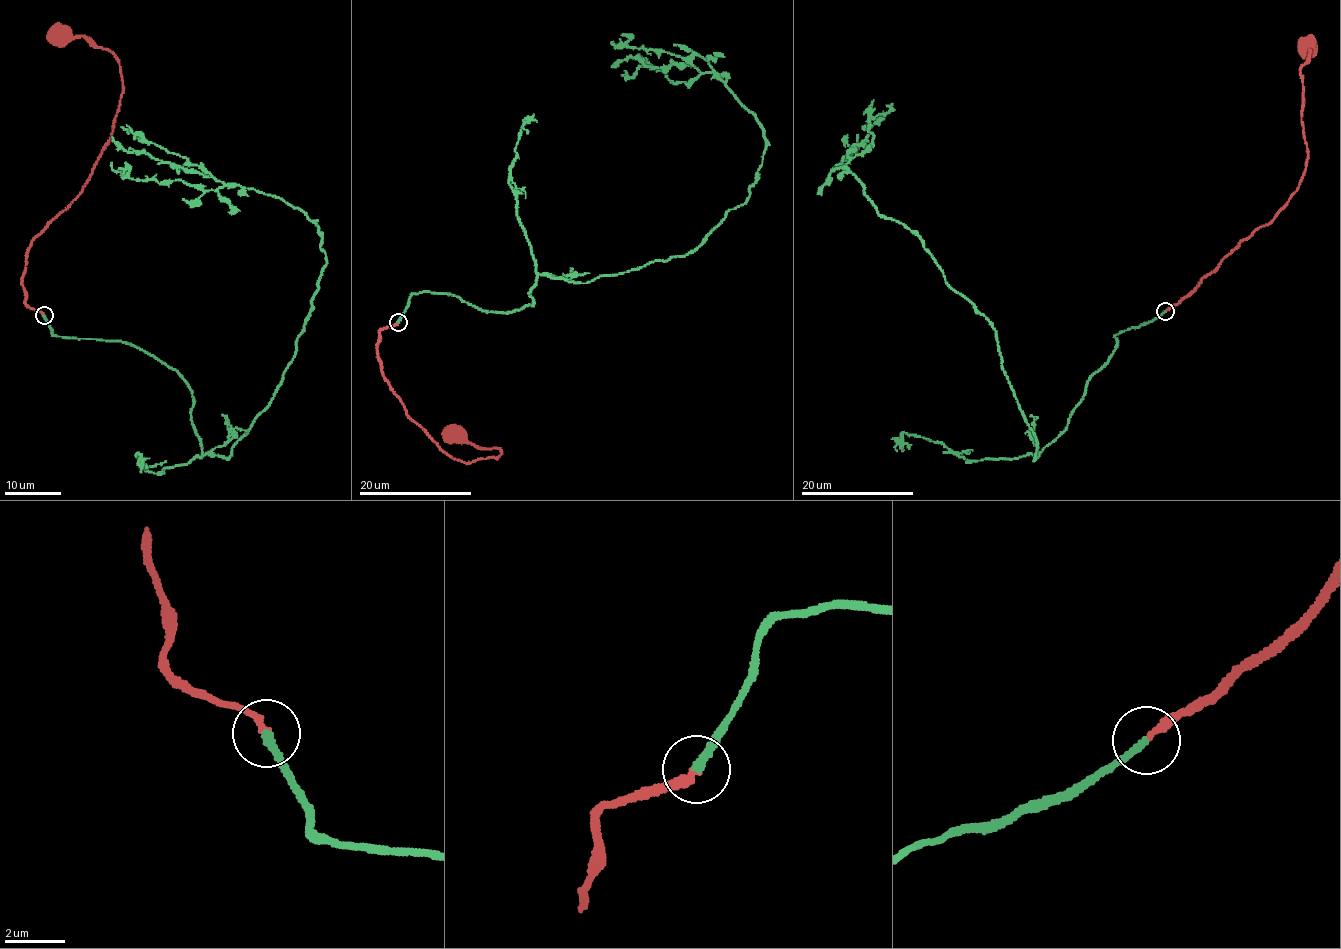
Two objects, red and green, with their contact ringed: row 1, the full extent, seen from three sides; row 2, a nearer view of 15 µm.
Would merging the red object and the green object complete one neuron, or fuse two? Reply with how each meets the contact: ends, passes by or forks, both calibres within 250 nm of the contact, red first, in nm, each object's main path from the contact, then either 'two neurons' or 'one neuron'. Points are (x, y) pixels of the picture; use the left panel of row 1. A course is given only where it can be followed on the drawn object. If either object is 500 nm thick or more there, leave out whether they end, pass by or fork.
red ends; green ends; calibres 240 and 240 nm; course red (44, 316), (25, 301), (31, 241), (81, 191), (109, 138), (122, 93), (119, 59), (83, 37), (57, 34); course green (44, 316), (175, 368), (204, 454), (231, 454), (292, 360), (318, 226), (121, 127); one neuron

